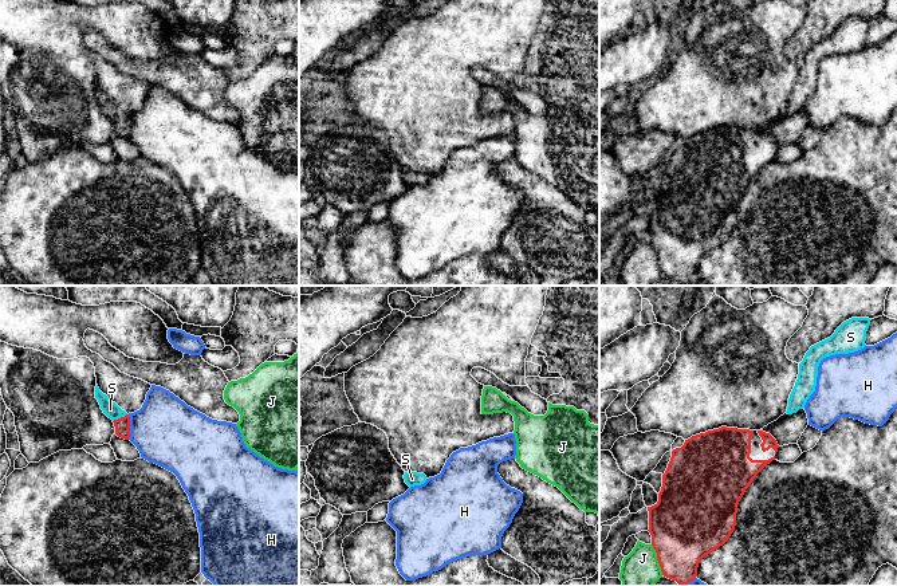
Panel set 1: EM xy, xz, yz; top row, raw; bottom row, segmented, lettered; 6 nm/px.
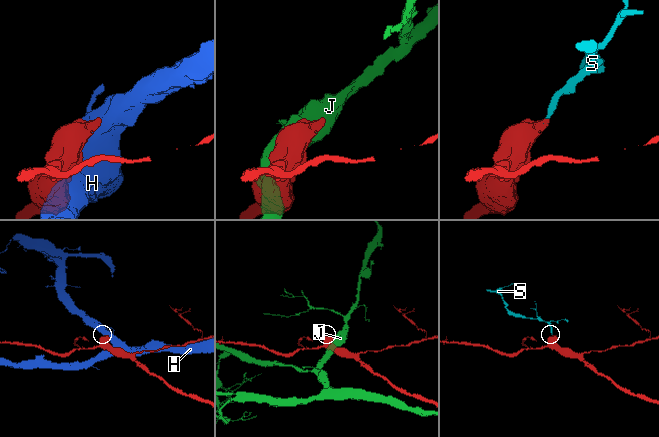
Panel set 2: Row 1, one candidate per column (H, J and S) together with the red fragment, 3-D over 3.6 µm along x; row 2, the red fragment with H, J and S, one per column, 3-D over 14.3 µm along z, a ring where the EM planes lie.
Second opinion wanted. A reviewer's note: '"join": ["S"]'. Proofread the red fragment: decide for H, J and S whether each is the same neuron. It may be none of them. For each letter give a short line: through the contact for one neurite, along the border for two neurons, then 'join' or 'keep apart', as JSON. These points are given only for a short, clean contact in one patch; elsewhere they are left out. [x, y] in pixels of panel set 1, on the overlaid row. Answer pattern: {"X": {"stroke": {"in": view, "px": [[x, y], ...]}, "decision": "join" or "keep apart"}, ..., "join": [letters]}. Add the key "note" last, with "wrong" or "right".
{"H": {"decision": "keep apart"}, "J": {"decision": "keep apart"}, "S": {"stroke": {"in": "xy", "px": [[122, 425], [121, 417], [110, 409]]}, "decision": "join"}, "join": ["S"], "note": "right"}

